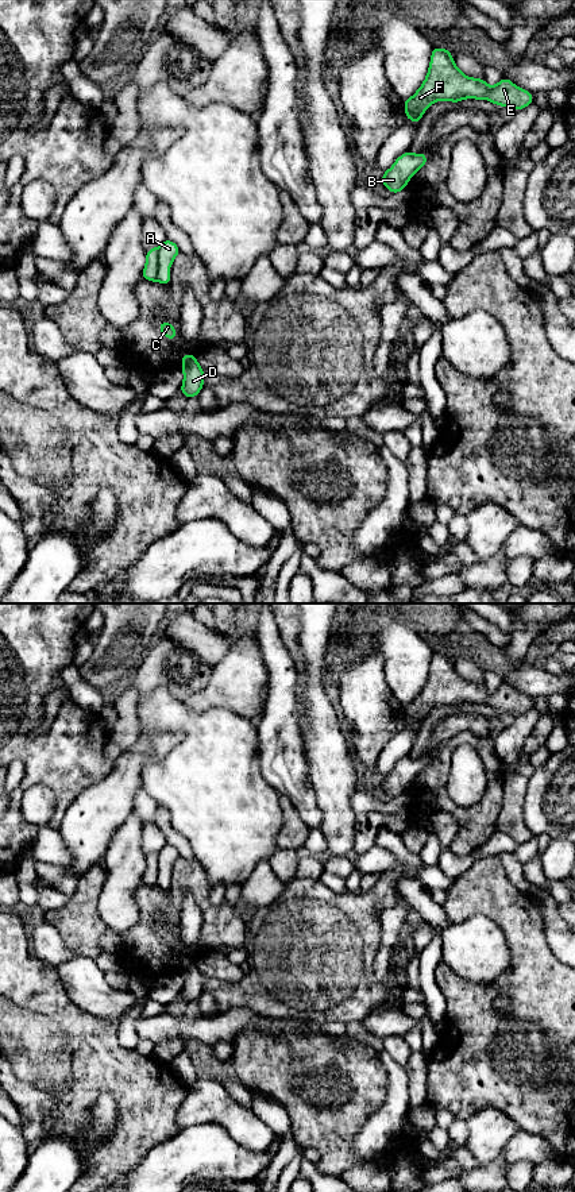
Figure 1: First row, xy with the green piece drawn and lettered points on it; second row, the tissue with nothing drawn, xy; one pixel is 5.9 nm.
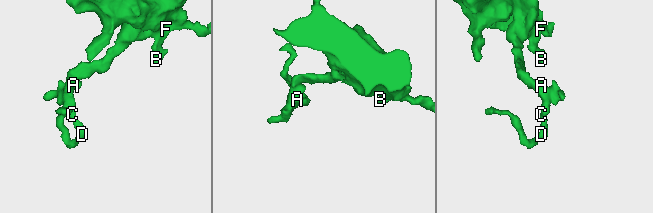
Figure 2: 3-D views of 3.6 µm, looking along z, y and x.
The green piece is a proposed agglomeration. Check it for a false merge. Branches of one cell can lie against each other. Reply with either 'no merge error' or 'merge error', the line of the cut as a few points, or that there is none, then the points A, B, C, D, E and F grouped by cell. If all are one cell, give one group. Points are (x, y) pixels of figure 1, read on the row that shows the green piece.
merge error | xy (158, 249), (155, 280) | A C D / B E F

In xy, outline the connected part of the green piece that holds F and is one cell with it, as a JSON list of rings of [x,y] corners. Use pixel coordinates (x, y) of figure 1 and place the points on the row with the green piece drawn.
[[[433,47],[428,74],[418,90],[404,101],[406,119],[418,123],[436,101],[459,103],[463,99],[489,100],[495,105],[509,107],[516,112],[533,103],[533,94],[516,86],[503,77],[495,86],[489,86],[485,78],[471,78],[454,63],[452,53]]]

